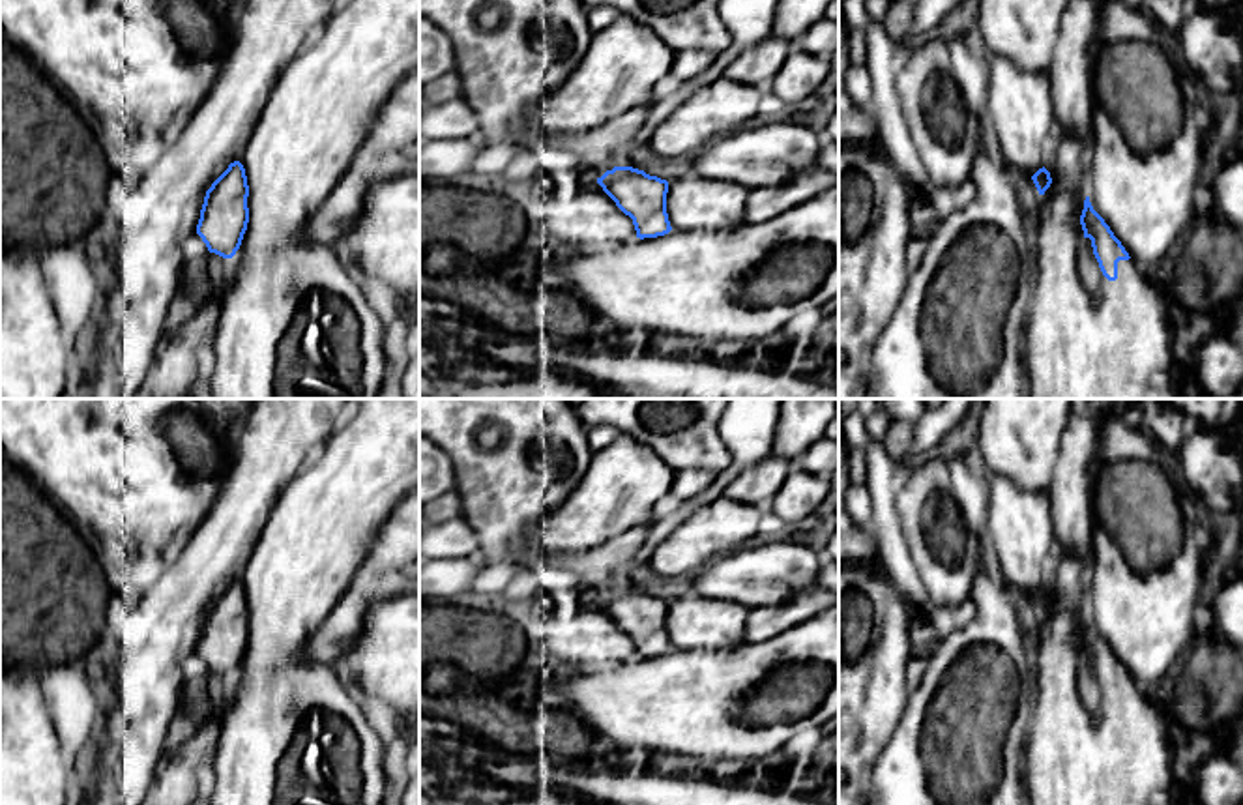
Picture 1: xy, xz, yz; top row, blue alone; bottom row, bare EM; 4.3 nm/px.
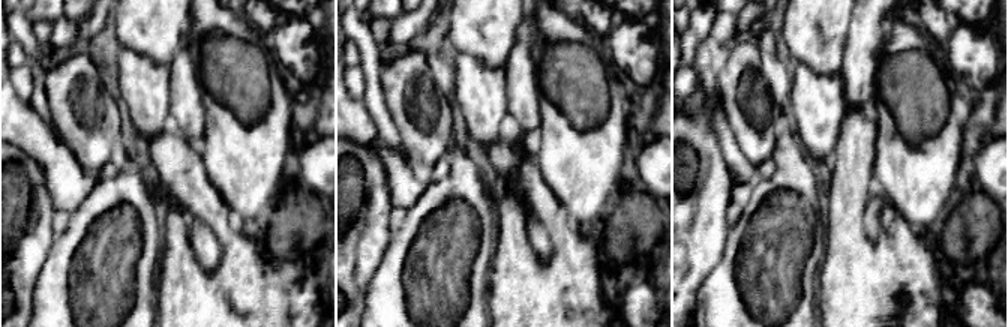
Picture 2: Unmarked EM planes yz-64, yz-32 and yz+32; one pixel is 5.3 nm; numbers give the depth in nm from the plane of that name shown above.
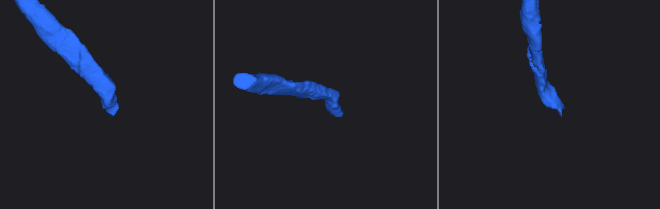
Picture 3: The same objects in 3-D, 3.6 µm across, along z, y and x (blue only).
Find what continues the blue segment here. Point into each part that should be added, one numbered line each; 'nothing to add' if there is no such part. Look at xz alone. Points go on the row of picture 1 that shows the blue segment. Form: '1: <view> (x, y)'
1: xz (695, 203)

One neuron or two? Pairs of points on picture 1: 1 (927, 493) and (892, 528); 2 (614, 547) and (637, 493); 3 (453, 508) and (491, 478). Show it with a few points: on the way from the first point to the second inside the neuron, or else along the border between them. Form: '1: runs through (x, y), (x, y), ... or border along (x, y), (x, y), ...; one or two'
1: border along (895, 489), (895, 513), (912, 562); two
2: border along (650, 523), (641, 523), (579, 551); two
3: border along (455, 489), (463, 515); two

